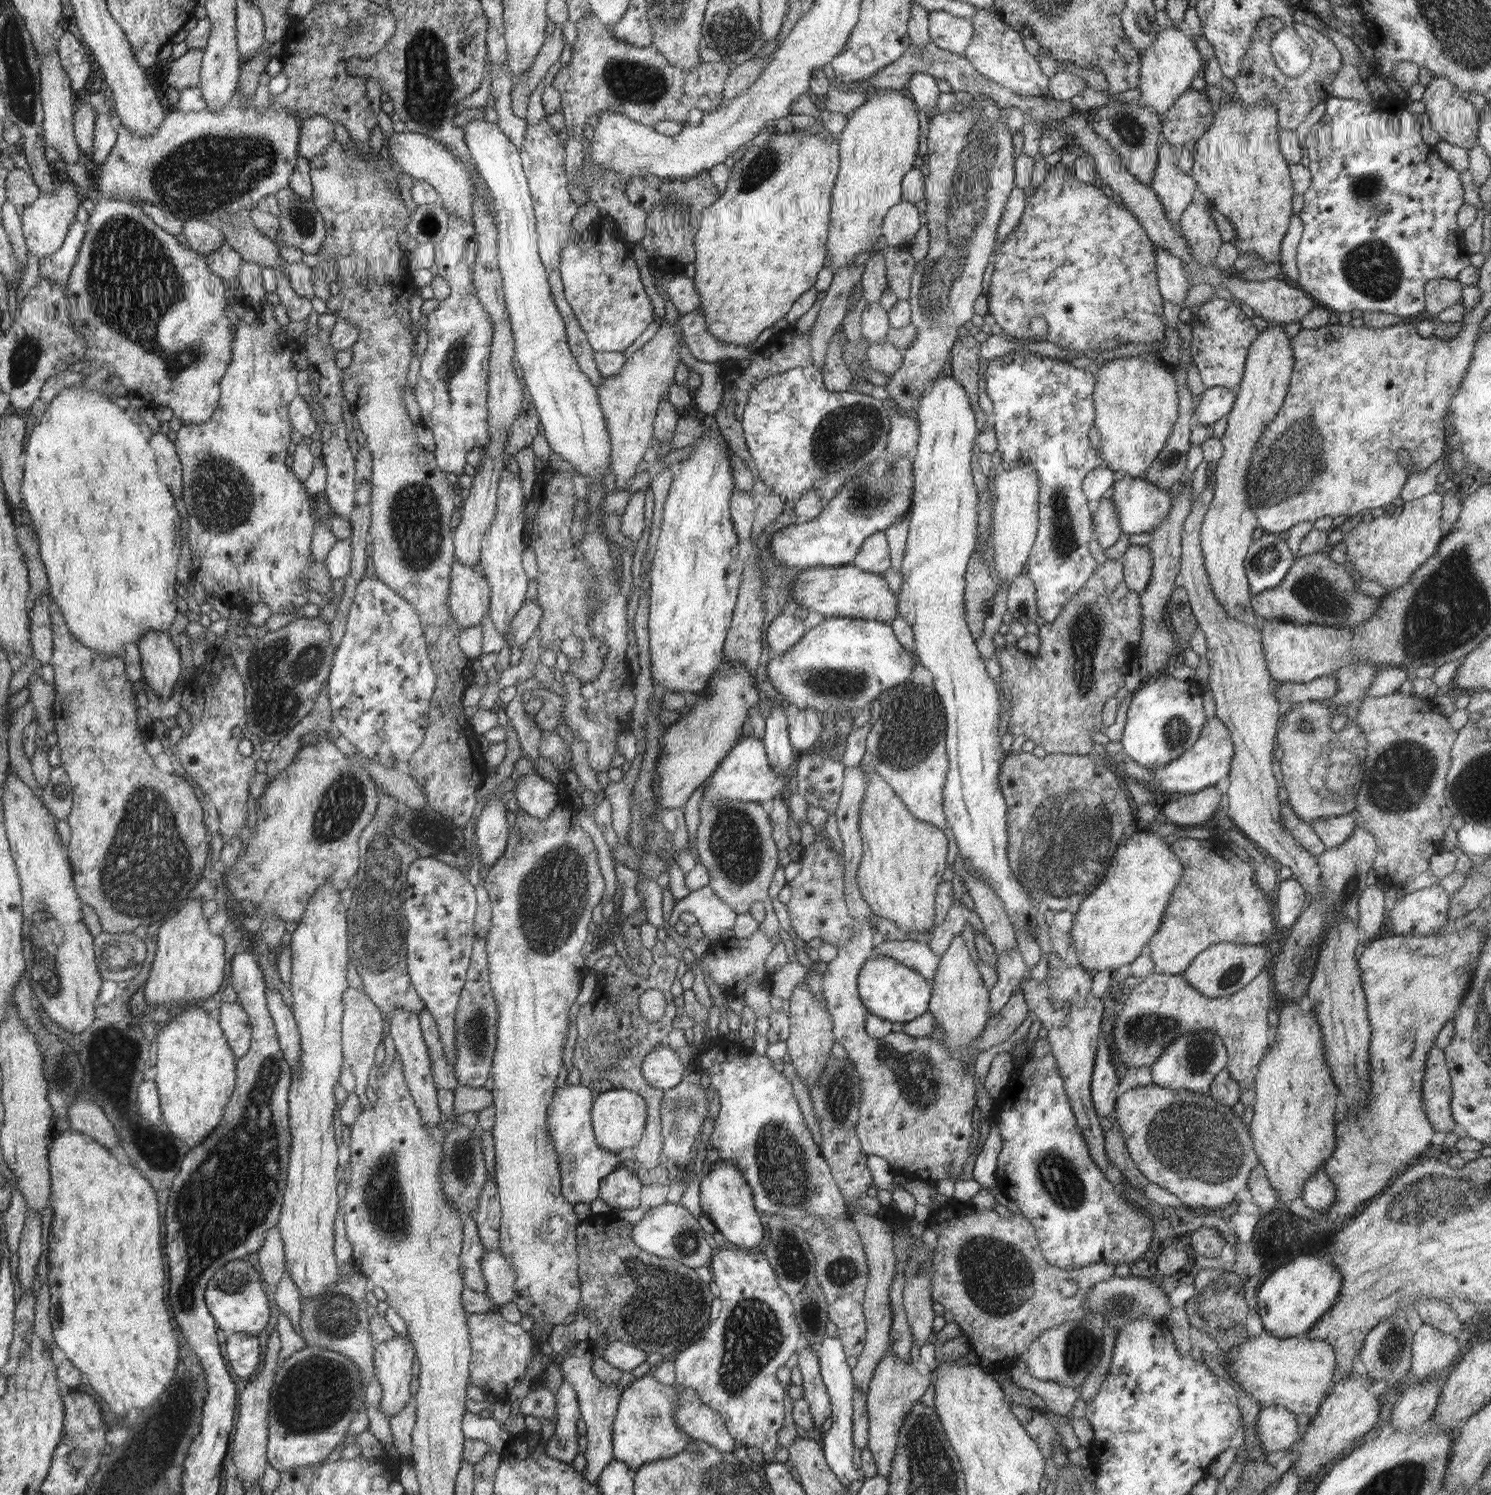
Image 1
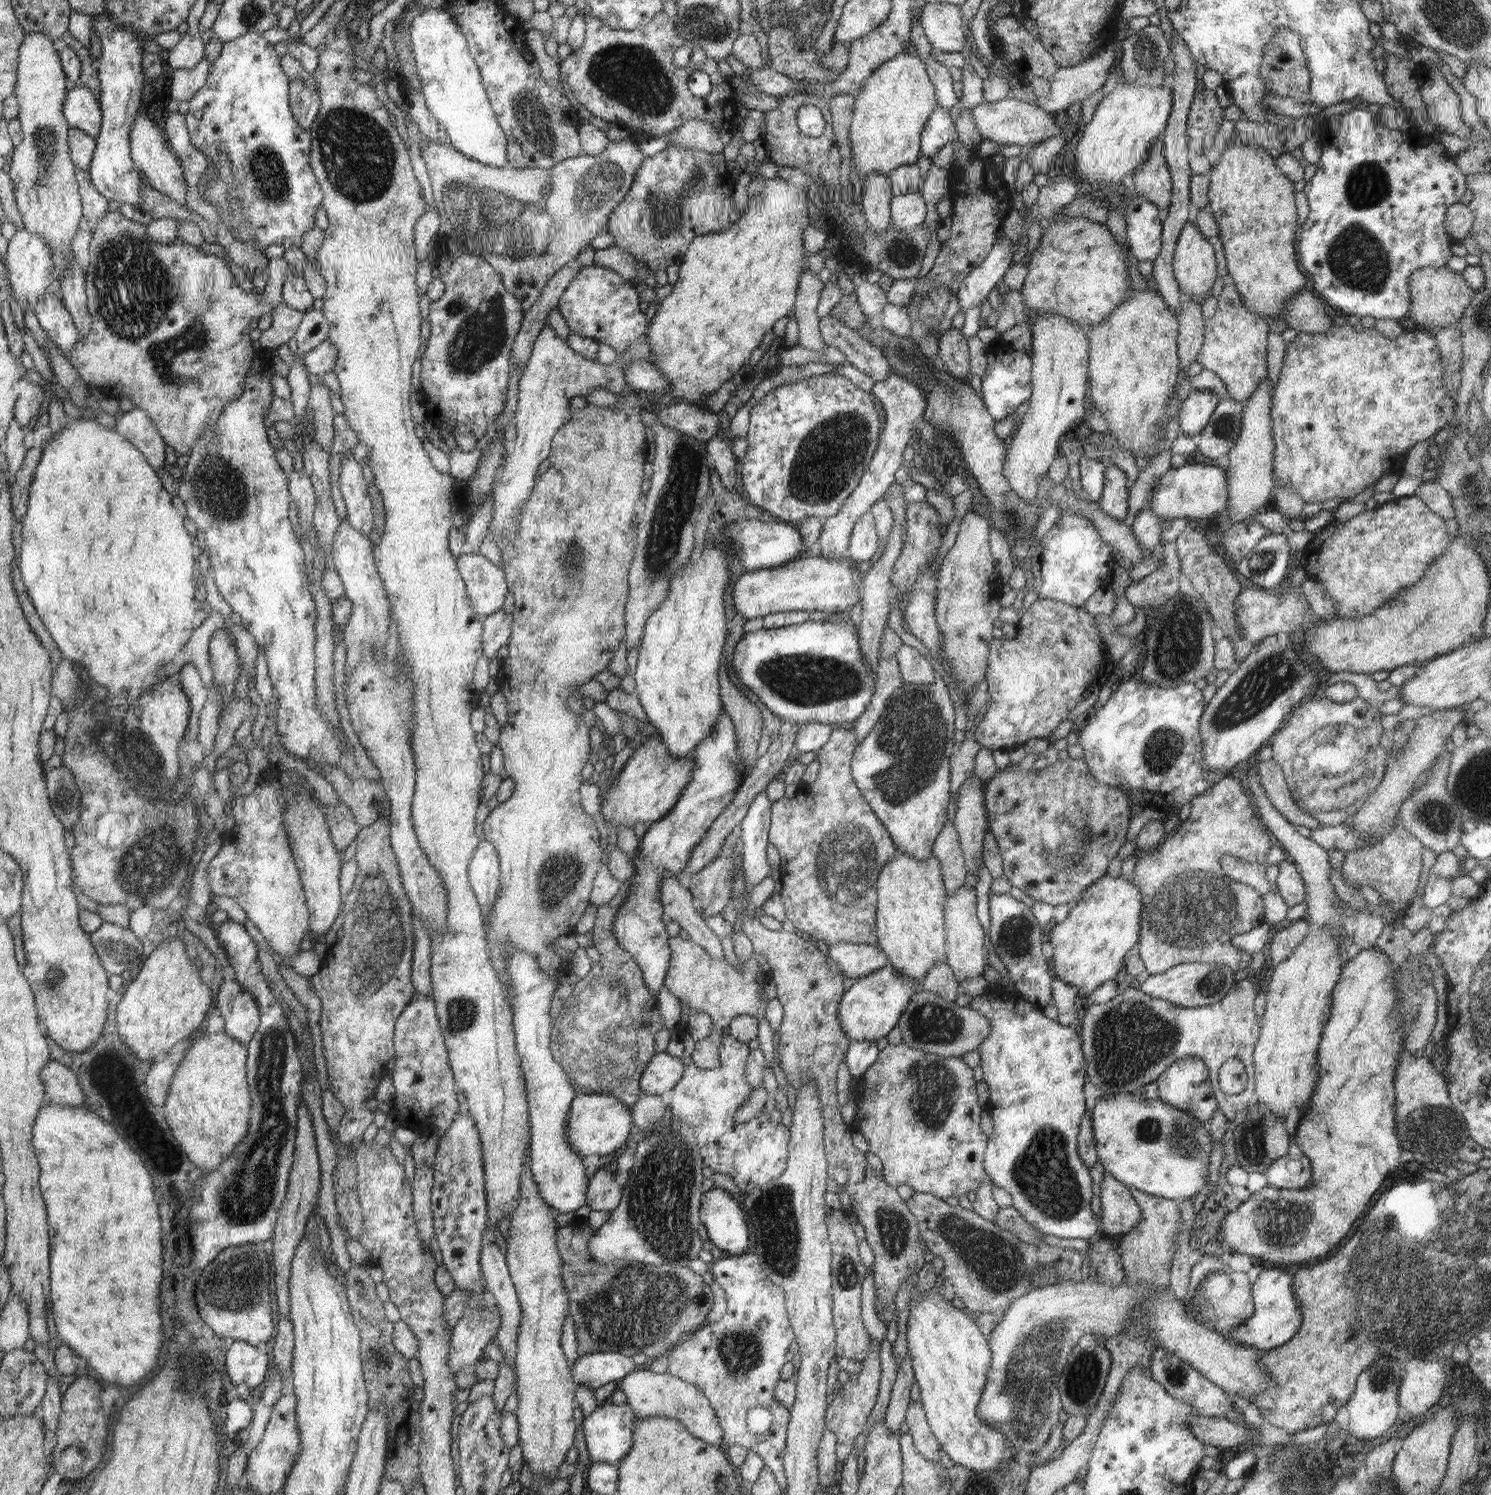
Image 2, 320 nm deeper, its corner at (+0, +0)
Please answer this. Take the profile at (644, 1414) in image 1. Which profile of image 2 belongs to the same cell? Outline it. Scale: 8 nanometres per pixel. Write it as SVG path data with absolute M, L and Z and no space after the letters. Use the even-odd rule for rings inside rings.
M610 1399L586 1415L582 1419L581 1427L591 1462L607 1462L613 1465L620 1463L632 1448L633 1424L637 1420L629 1404L614 1404Z

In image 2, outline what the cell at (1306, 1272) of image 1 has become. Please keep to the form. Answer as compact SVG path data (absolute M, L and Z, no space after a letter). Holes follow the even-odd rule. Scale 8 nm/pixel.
M1273 1266L1273 1269L1262 1269L1252 1287L1255 1311L1235 1326L1228 1336L1234 1336L1239 1344L1255 1348L1259 1352L1282 1346L1296 1335L1302 1322L1297 1297L1293 1291L1293 1273L1280 1270L1278 1266Z

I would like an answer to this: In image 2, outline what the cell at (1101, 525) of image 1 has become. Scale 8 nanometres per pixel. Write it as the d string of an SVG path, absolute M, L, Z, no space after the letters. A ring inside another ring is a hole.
M1111 464L1104 471L1104 488L1099 505L1113 519L1124 521L1128 514L1128 494L1131 485L1126 473Z

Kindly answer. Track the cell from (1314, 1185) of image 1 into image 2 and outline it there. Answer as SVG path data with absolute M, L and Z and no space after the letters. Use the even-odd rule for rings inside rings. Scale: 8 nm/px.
M1288 1153L1270 1164L1265 1174L1269 1185L1295 1191L1310 1186L1312 1169L1306 1155Z

